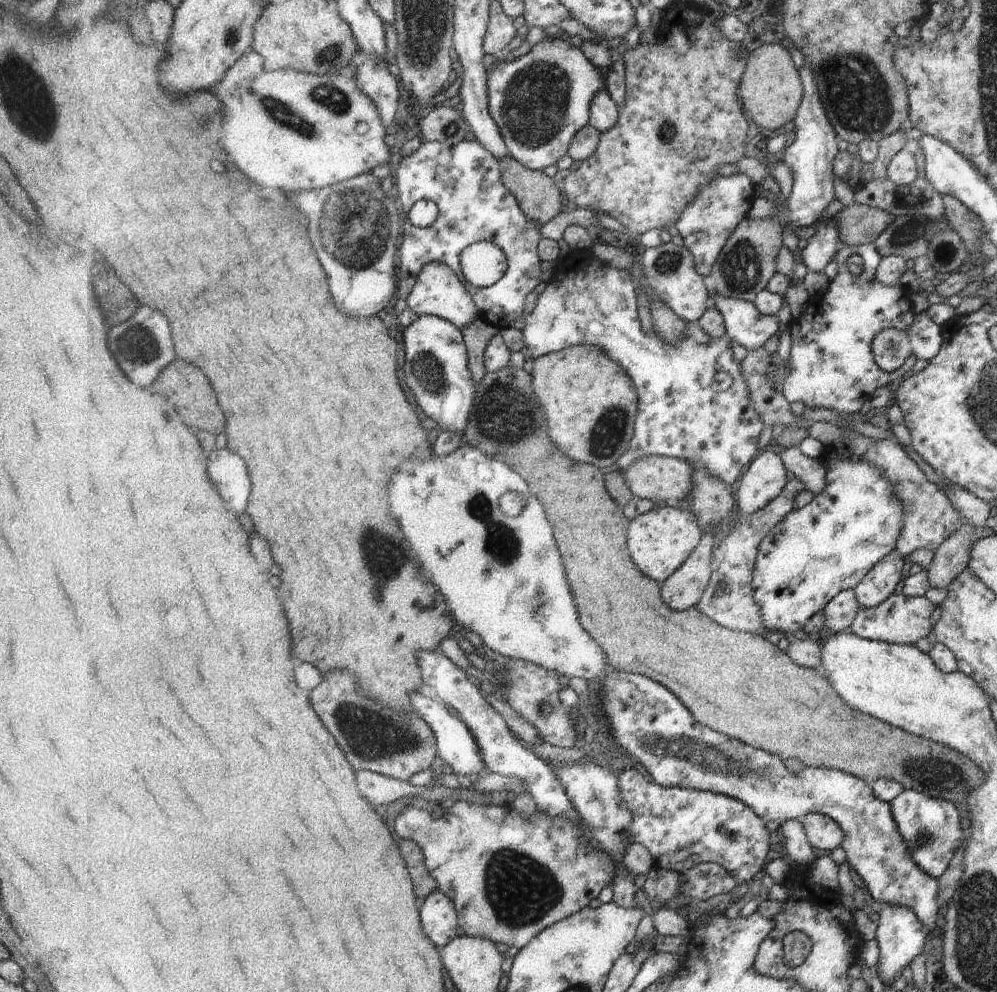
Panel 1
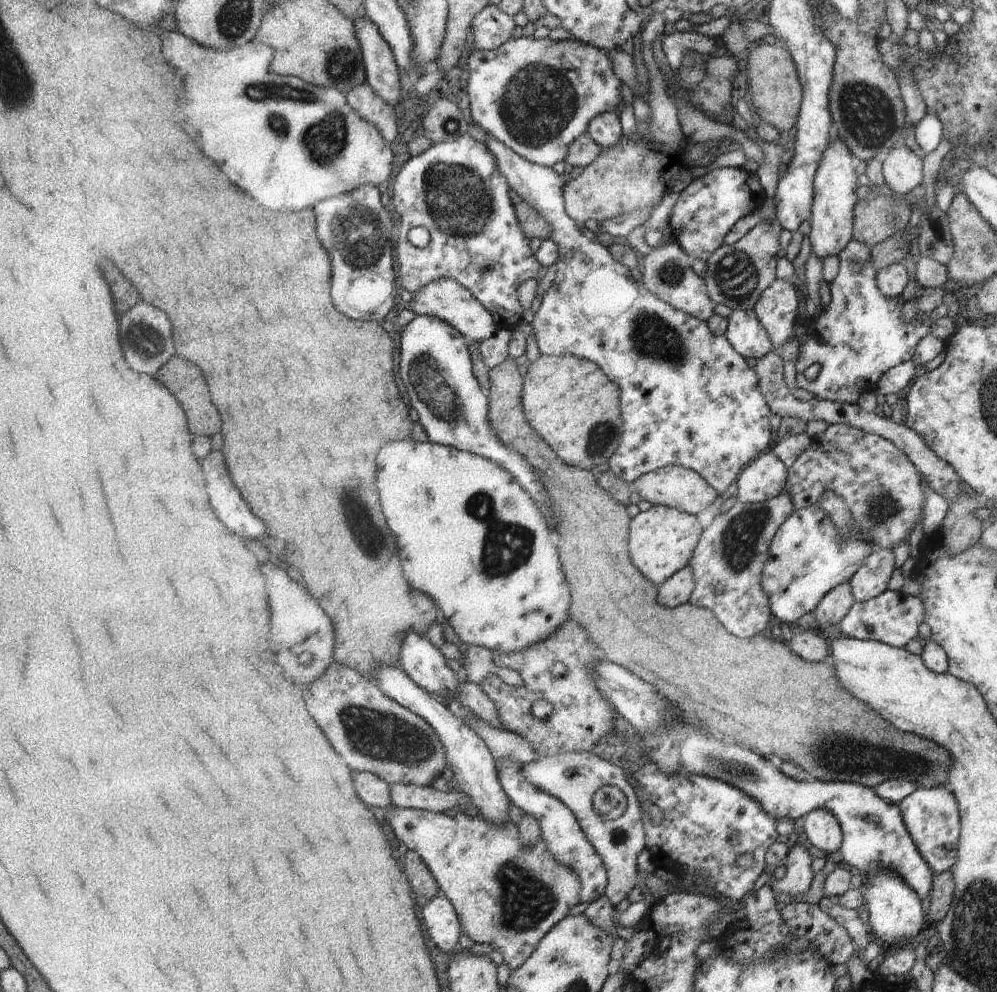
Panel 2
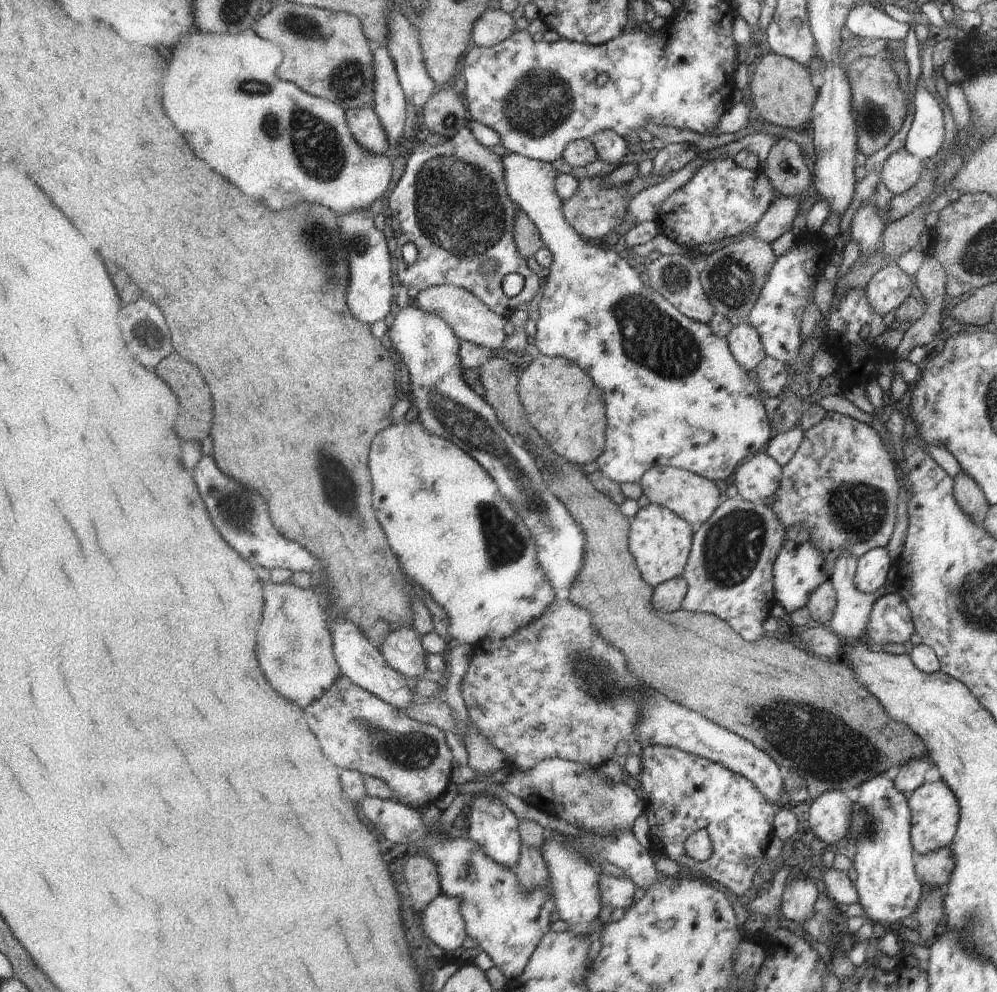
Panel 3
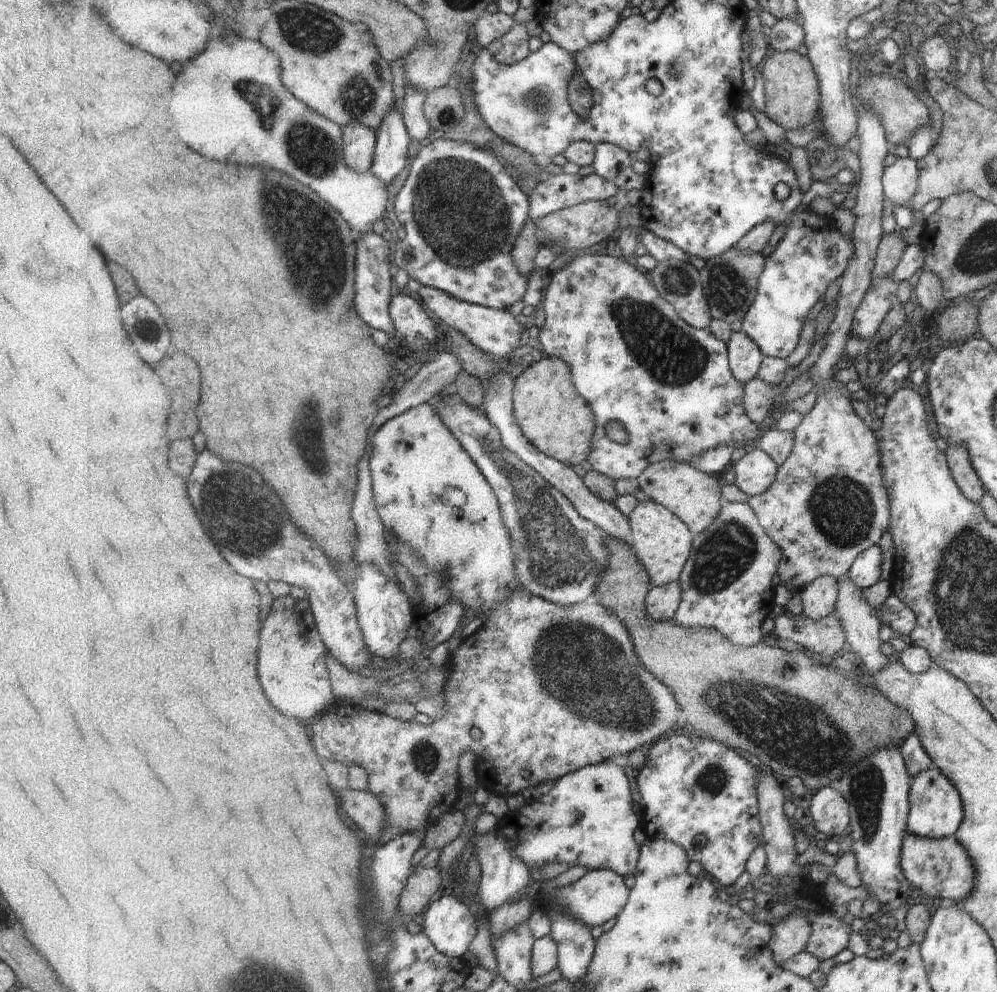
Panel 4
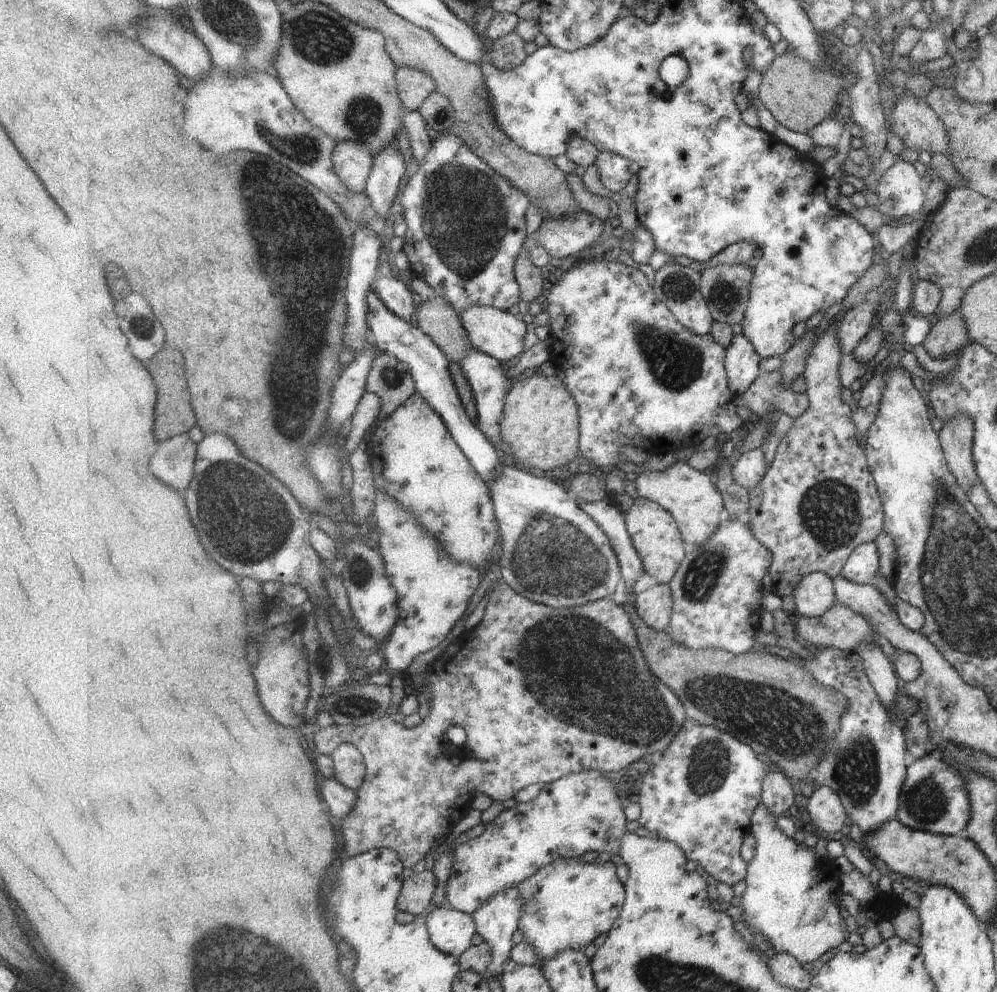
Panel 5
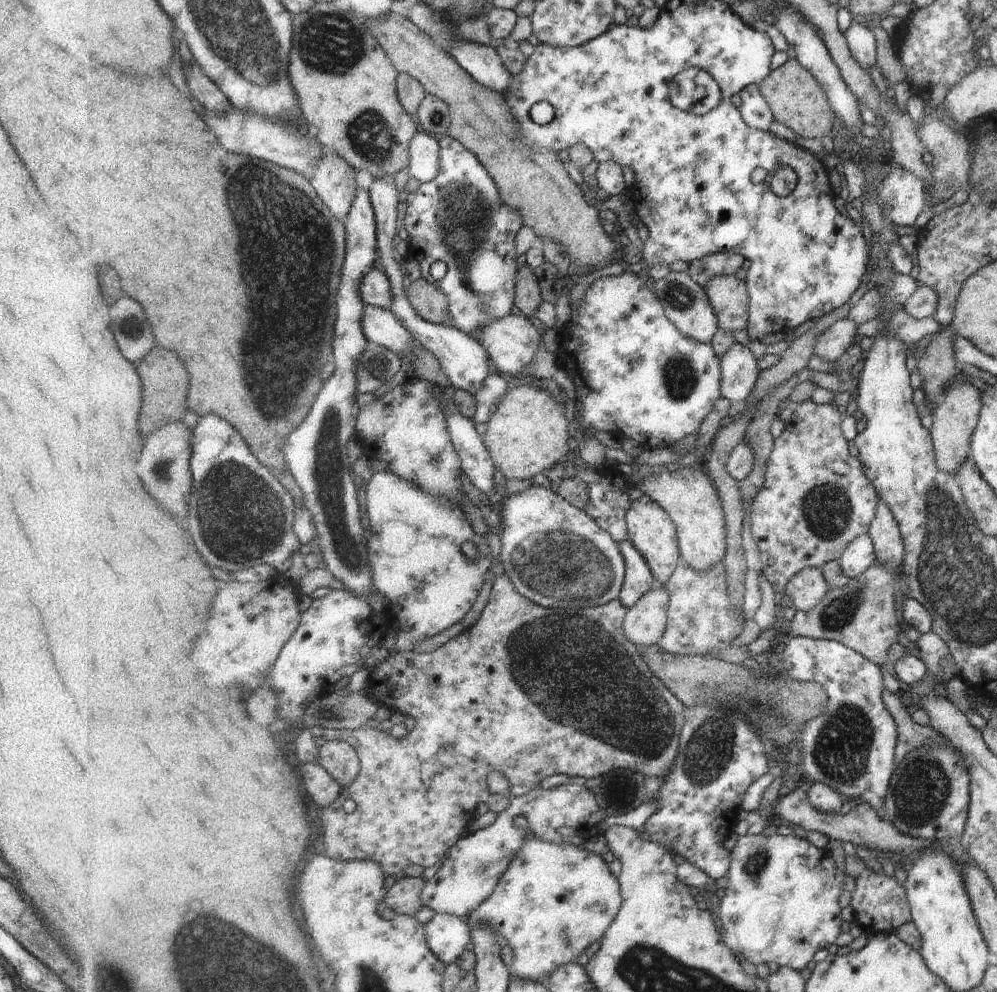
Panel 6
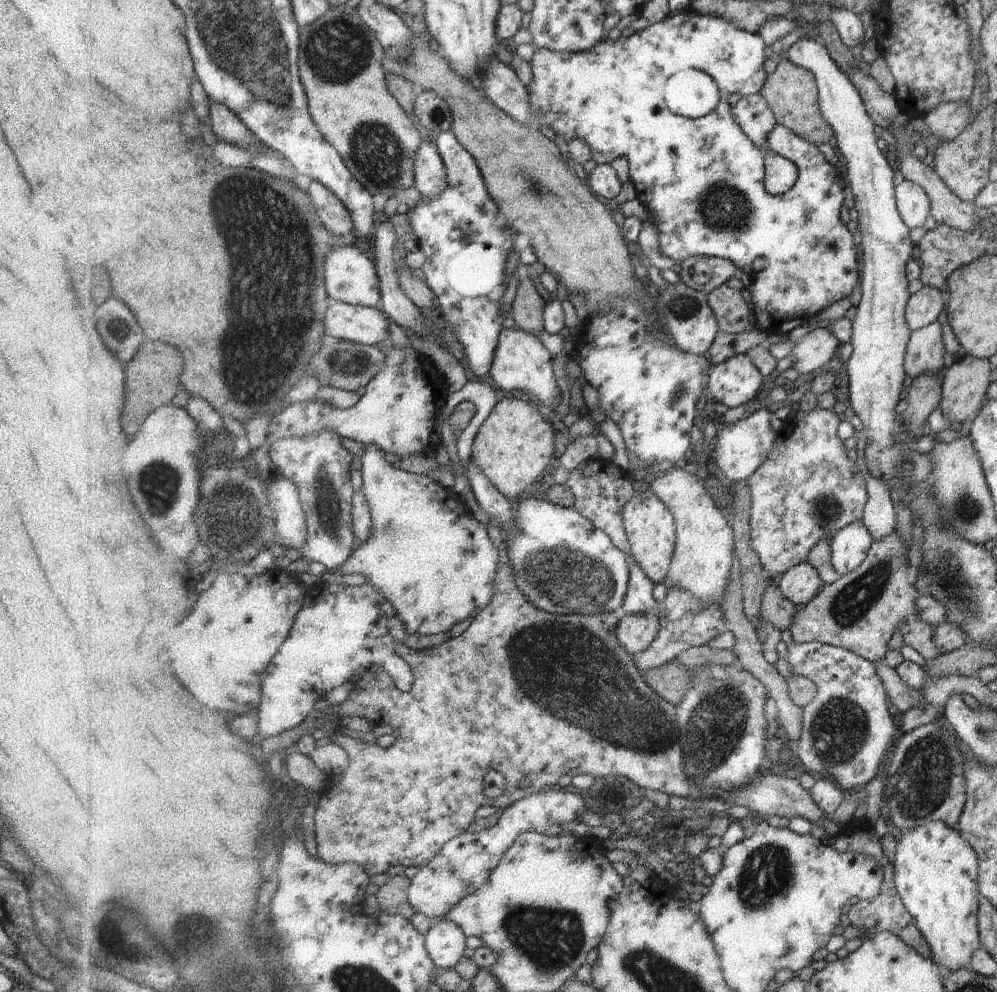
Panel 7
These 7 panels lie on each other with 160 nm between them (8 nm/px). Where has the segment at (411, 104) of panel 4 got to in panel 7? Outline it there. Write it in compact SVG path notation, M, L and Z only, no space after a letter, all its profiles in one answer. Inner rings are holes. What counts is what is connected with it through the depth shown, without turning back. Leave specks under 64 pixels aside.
M424 140L417 150L415 160L416 189L422 196L435 198L447 188L447 168L439 155L436 144Z

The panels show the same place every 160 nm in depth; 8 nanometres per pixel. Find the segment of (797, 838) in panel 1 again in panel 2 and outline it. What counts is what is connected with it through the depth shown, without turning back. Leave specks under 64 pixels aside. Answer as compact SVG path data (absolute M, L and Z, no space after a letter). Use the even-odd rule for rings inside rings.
M793 845L783 859L783 864L787 867L785 878L780 881L771 879L770 886L779 894L787 892L793 897L800 897L811 888L815 874L812 867L814 858L803 845Z

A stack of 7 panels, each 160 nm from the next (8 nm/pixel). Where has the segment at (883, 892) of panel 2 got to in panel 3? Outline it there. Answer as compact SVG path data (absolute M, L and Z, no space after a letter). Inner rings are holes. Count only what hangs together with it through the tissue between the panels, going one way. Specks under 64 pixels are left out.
M889 773L875 775L859 788L857 804L861 809L870 812L874 820L873 828L864 837L855 840L856 855L853 866L858 874L856 889L859 902L863 905L867 916L886 927L895 922L910 922L919 902L919 888L913 874L911 862L911 845L909 844L910 816L905 802L905 793L898 791Z

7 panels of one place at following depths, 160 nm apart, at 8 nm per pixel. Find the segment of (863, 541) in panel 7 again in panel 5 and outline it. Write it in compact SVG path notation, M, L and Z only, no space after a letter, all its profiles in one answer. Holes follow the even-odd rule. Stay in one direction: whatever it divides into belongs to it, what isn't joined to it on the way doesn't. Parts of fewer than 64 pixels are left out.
M863 543L853 552L844 566L842 575L854 583L869 585L877 574L877 551L875 543Z

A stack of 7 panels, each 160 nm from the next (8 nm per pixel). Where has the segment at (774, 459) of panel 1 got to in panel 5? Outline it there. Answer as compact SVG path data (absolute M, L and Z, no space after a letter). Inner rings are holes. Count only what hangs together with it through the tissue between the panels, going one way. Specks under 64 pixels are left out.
M755 449L741 454L732 473L742 487L747 490L754 489L768 474L765 452Z

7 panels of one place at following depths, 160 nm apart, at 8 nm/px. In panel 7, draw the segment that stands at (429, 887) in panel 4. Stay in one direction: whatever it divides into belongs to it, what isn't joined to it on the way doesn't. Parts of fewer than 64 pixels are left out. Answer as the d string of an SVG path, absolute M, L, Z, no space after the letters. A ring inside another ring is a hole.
M407 876L391 877L379 888L375 897L383 915L403 915L406 919L412 920L416 909L409 900L409 889L412 886L412 879Z

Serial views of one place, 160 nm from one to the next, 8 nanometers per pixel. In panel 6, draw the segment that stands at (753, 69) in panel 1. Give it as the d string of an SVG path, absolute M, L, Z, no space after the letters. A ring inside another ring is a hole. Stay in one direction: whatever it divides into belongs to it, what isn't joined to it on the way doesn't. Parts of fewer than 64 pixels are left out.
M794 56L781 68L771 71L768 79L760 85L760 92L772 109L775 120L791 129L798 137L825 138L834 132L833 126L835 126L837 115L827 100L825 89Z

